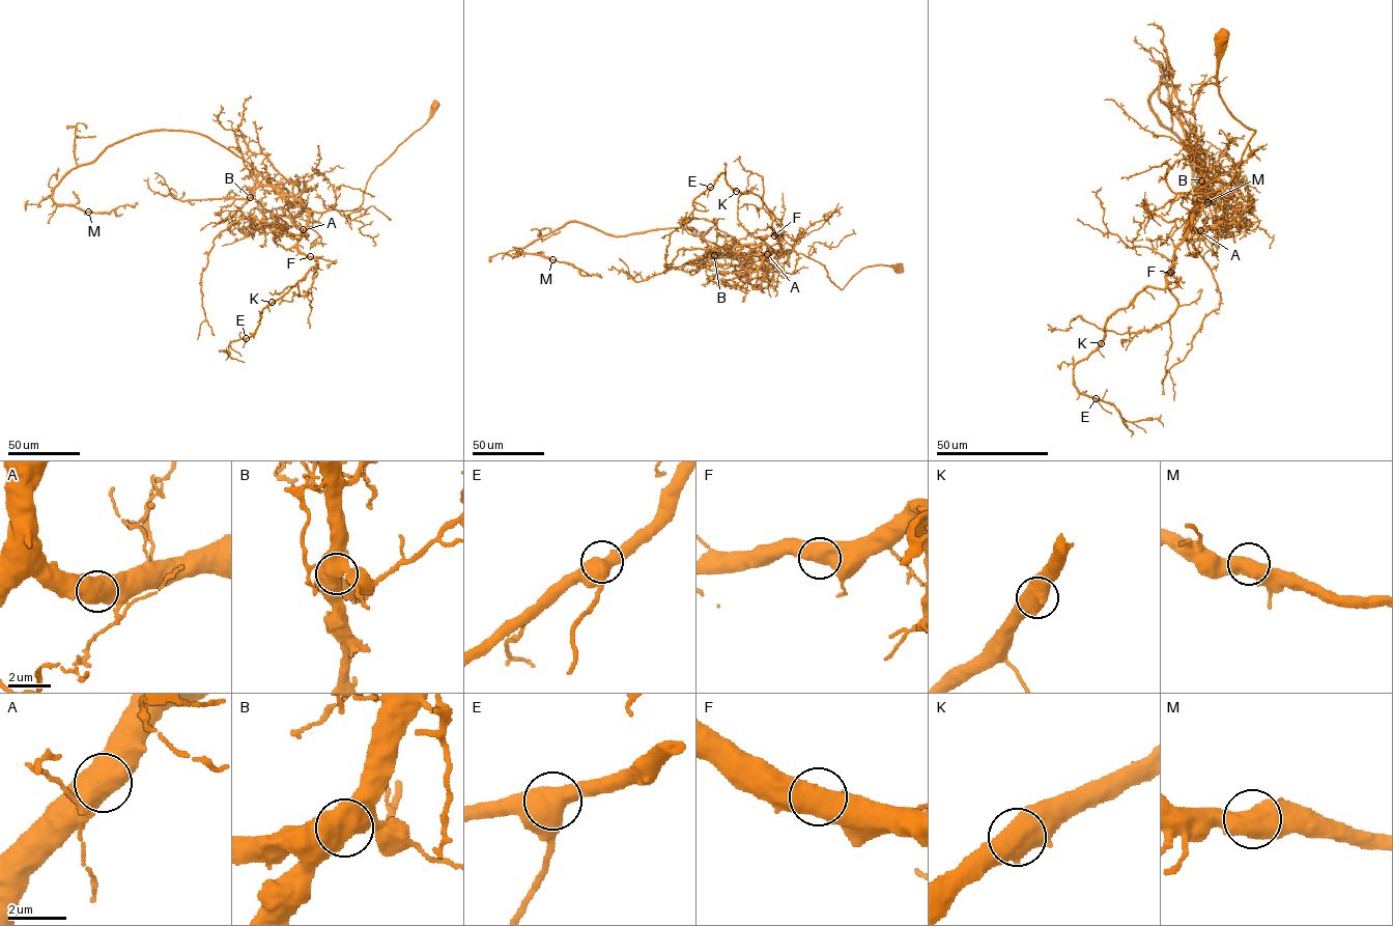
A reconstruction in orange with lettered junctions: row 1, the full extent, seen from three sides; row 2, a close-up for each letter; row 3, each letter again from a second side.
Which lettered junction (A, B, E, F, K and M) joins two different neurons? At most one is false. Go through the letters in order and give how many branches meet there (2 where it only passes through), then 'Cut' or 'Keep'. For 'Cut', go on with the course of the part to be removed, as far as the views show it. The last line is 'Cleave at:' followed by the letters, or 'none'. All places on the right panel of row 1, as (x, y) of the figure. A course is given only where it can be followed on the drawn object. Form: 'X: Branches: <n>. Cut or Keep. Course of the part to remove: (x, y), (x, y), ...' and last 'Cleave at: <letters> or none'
A: Branches: 2. Keep
B: Branches: 2. Keep
E: Branches: 2. Keep
F: Branches: 2. Keep
K: Branches: 2. Keep
M: Branches: 2. Keep
Cleave at: none

